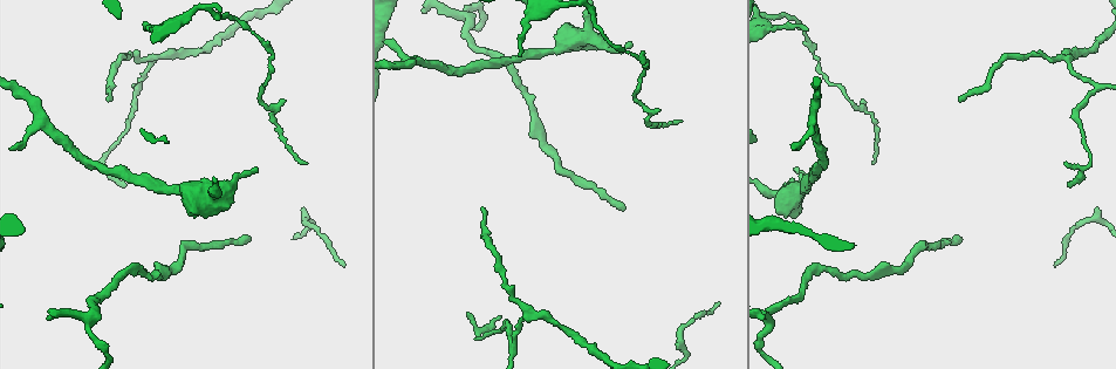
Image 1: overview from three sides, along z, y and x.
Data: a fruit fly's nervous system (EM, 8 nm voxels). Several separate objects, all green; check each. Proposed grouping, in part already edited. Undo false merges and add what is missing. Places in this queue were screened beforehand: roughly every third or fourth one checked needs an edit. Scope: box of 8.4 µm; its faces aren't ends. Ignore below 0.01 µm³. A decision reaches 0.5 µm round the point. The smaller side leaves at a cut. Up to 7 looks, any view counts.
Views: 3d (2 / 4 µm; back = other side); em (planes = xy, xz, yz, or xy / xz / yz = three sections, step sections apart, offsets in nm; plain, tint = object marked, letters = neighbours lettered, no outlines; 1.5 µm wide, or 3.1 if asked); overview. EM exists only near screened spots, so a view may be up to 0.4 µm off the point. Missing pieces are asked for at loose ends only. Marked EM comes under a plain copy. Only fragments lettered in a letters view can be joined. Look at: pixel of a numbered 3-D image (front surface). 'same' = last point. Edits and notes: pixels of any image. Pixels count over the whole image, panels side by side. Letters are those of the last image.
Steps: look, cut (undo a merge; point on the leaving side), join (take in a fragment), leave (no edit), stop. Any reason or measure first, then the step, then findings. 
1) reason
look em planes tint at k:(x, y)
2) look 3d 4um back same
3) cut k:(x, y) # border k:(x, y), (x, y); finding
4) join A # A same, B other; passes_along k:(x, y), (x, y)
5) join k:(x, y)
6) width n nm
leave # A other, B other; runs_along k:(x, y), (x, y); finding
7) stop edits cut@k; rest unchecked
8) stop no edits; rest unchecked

free end
look em planes letters at 1:(255, 170)

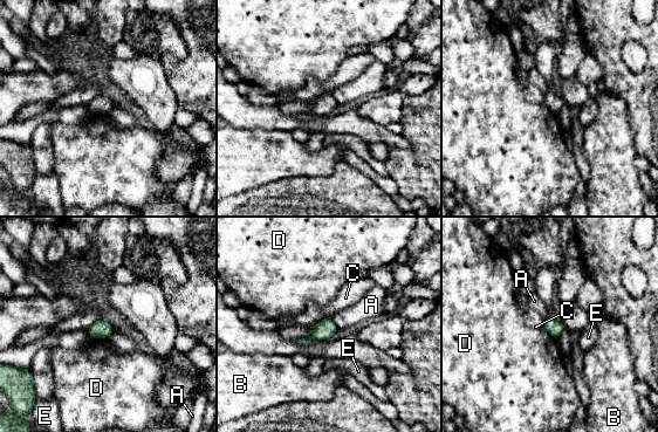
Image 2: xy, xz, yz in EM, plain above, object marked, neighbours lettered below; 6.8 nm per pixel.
width 120 nm
leave # A other, B other, C other, D other, E other; no lettered fragment goes on from it

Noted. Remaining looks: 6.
tapers out
look em planes tint at 1:(873, 164)

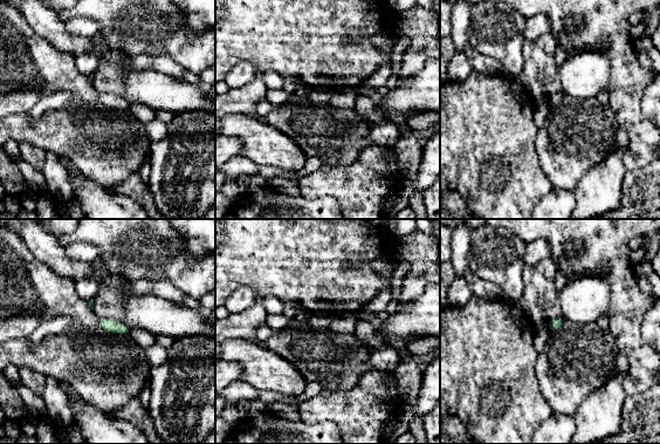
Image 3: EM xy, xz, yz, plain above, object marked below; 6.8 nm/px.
what lies round it
look em planes letters same

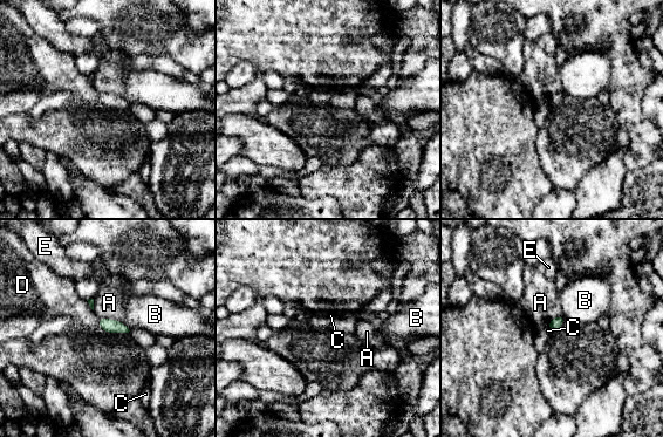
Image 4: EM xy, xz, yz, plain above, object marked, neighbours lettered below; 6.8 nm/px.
leave # A other, B other, C other, D other, E other; border 4:(547, 322), (547, 327), (551, 330); none of them fits

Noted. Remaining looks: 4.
thin end
look 3d 2um back at 1:(958, 236)

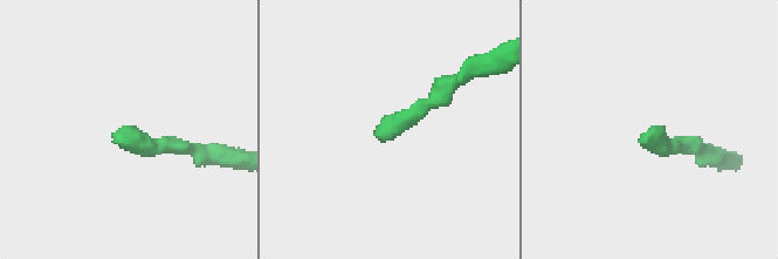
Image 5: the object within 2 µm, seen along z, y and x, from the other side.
look em yz step 4 tint at 5:(651, 132)

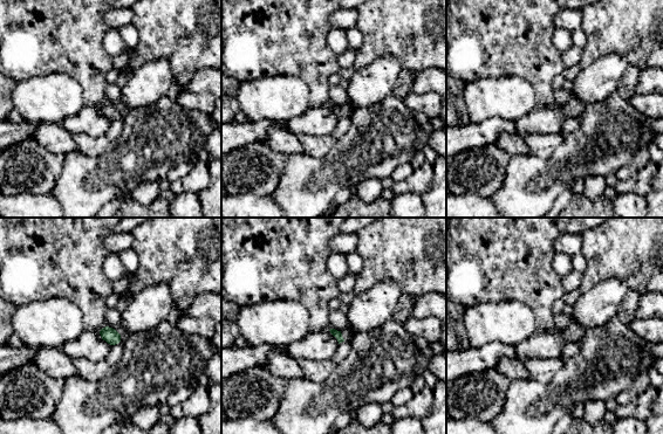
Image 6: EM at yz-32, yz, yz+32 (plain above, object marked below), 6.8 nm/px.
look em xy step 4 letters same

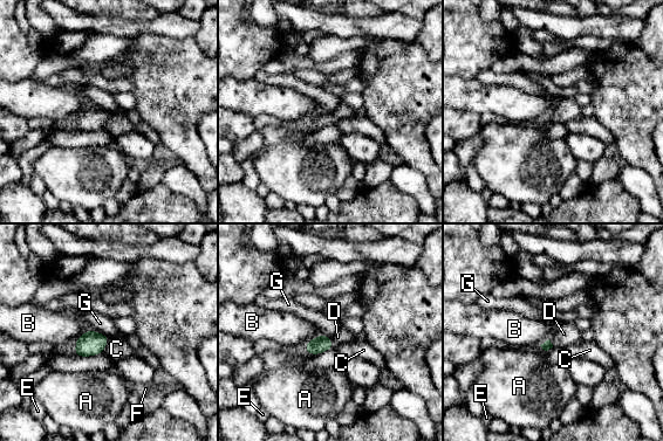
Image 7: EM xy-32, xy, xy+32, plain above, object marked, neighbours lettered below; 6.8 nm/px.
join D # A other, B other, C other, D same, E other, F other, G other; passes_along 7:(320, 344), (332, 342), (343, 335); it goes on there

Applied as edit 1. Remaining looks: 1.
stop edits join@7; rest unchecked

